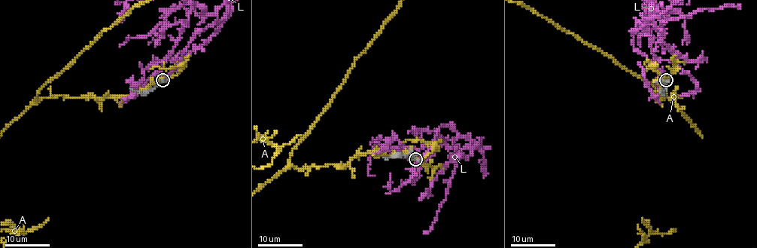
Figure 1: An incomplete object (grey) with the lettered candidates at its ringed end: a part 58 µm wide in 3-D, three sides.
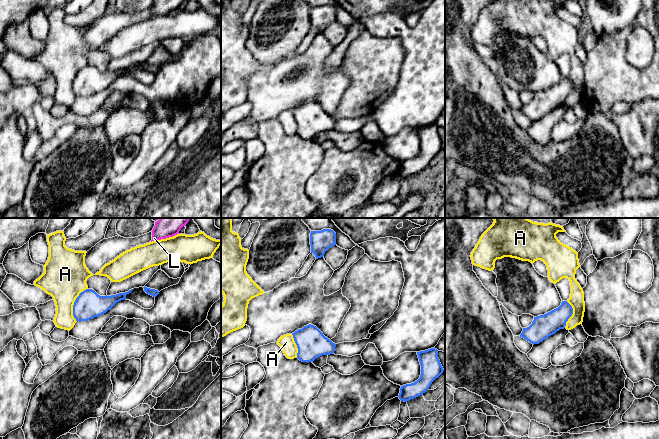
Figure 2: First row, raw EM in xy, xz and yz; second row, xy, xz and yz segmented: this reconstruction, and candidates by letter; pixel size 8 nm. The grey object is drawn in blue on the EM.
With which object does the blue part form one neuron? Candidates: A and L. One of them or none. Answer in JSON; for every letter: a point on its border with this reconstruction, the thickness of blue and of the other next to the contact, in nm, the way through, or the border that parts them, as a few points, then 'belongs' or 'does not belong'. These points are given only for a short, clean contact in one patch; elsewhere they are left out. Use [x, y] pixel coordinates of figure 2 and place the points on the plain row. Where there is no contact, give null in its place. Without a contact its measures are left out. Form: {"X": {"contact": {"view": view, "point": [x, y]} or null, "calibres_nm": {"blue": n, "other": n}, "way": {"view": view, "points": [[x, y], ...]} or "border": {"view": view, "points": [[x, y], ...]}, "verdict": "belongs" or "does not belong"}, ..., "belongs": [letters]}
{"A": {"contact": {"view": "xy", "point": [74, 80]}, "calibres_nm": {"blue": 220, "other": 340}, "verdict": "does not belong"}, "L": {"contact": null, "verdict": "belongs"}, "belongs": ["L"]}

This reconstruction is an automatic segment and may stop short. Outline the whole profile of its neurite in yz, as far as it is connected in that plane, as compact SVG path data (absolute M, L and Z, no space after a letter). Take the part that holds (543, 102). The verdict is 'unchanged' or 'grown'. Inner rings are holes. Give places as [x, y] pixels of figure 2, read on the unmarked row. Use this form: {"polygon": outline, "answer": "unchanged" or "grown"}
{"polygon": "M562 77L558 84L544 91L534 93L532 100L527 104L523 104L520 113L533 121L539 120L560 105L564 105L572 90L572 82L567 77Z", "answer": "unchanged"}

